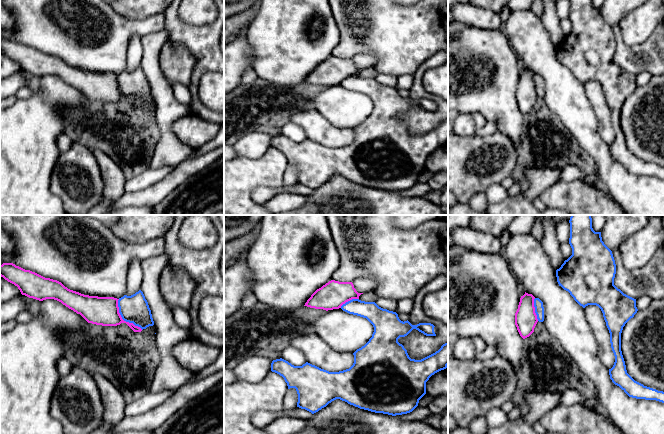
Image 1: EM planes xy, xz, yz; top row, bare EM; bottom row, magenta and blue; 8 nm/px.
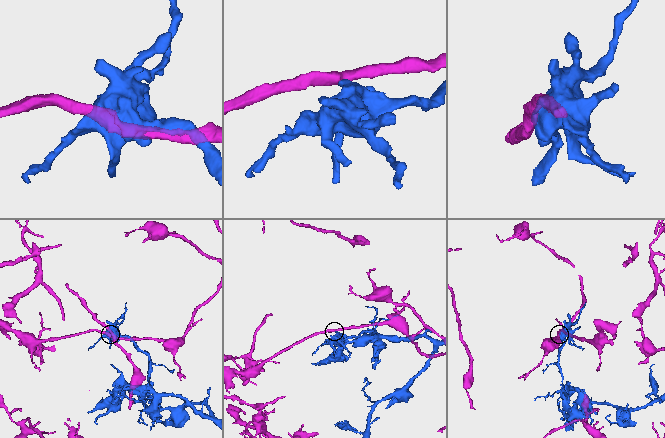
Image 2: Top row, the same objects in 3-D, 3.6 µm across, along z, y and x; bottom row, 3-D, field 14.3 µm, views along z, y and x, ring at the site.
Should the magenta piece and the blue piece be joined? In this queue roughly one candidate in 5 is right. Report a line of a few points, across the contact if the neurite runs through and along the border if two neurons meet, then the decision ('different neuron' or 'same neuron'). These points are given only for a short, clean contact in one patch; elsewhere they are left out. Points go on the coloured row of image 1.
xy (118, 299), (118, 312), (120, 316), (142, 329) | different neuron

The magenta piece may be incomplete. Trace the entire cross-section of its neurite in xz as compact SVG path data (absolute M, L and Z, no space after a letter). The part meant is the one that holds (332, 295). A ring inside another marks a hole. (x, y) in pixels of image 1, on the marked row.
M331 280L317 289L304 306L326 311L339 309L346 302L359 299L361 294L363 293L358 293L352 282Z

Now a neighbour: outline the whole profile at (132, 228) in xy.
M118 215L118 223L111 228L119 238L131 243L143 243L164 237L174 222L174 215Z

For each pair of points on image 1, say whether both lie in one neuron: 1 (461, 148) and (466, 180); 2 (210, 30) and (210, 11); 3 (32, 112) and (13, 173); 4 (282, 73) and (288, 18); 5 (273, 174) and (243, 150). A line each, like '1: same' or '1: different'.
1: same
2: different
3: same
4: same
5: different

